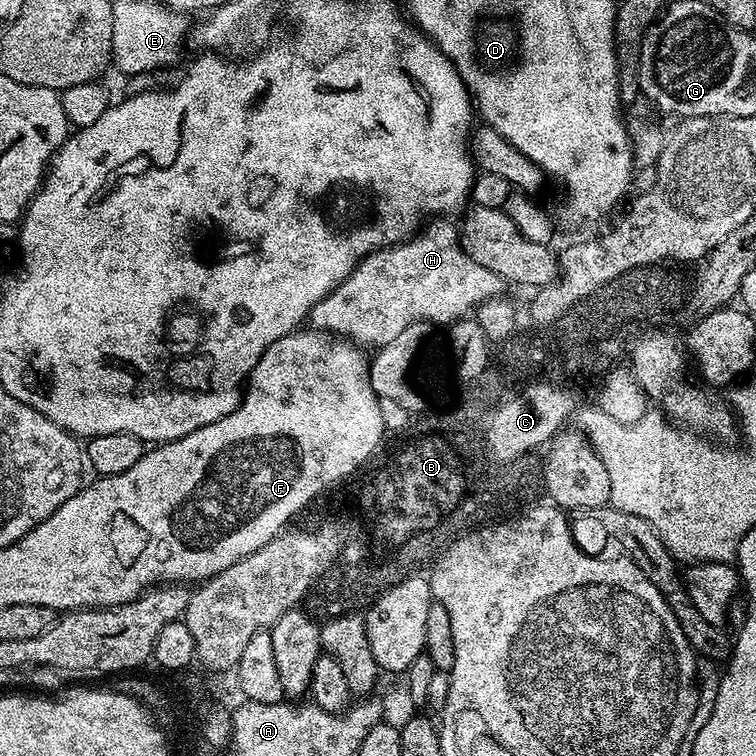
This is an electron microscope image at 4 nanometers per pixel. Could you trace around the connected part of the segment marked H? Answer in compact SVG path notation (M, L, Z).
M429 219L423 225L422 231L407 242L384 248L380 252L371 252L369 256L364 257L329 296L315 304L310 317L311 327L350 340L361 349L379 350L385 348L396 335L406 330L406 326L414 322L427 320L433 326L448 326L467 317L482 302L501 295L500 276L494 274L494 270L480 266L470 254L464 252L457 225L452 225L448 220L451 219Z

